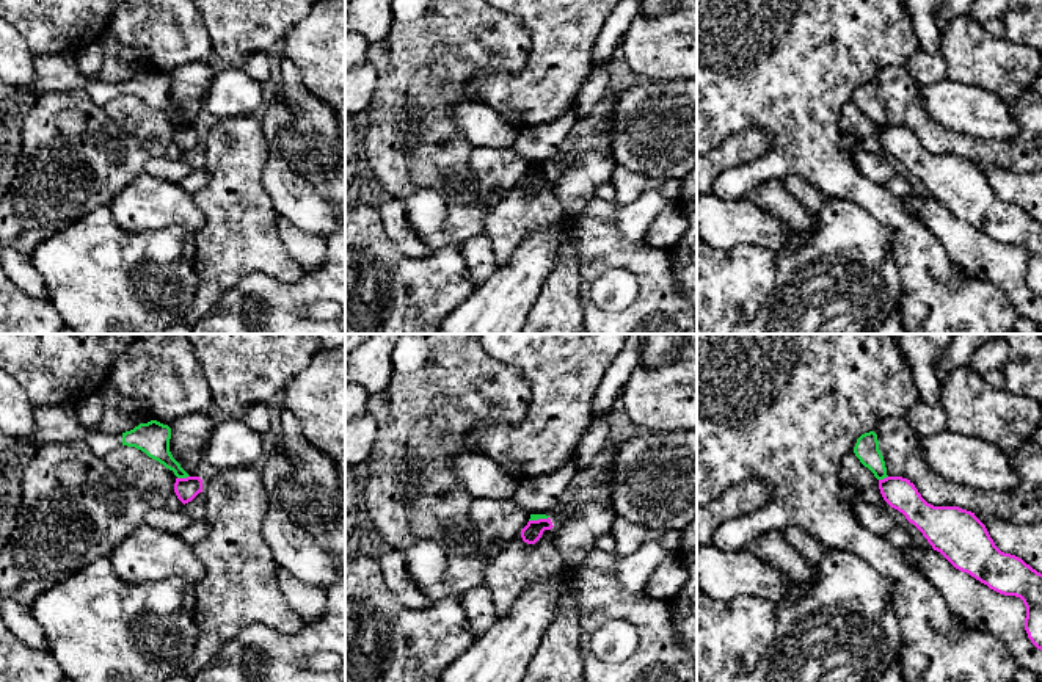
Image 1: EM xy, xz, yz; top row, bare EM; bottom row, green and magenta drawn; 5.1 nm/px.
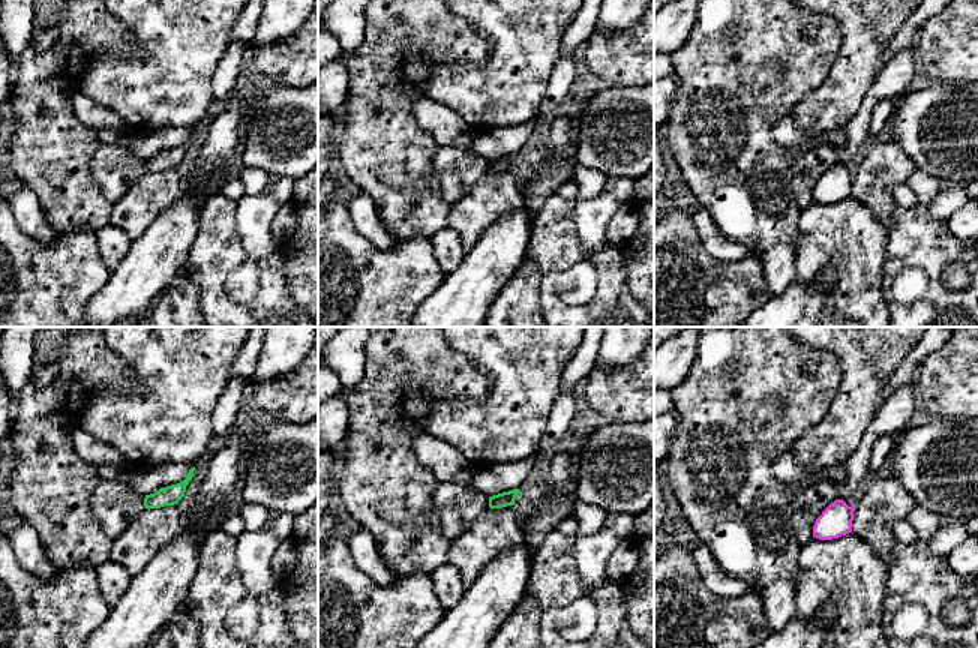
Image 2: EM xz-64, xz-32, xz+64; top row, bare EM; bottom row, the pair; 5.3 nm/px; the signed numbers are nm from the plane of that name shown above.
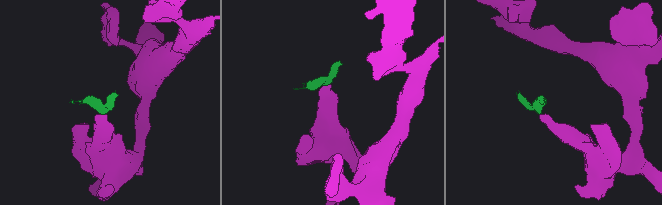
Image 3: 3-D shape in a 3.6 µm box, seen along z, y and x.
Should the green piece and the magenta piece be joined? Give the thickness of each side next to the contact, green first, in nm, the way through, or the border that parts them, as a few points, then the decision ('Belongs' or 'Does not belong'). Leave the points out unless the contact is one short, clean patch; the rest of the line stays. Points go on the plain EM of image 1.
Thickness 160 nm (green) against 120 nm. Boundary: xy (189, 124), (178, 127). Does not belong

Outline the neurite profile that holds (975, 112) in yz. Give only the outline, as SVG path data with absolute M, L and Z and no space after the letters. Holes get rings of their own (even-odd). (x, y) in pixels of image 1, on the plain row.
M949 78L923 88L921 107L940 125L978 138L1014 138L1015 108L996 94Z

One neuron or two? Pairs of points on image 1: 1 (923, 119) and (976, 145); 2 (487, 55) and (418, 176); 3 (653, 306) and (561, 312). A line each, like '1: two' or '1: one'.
1: one
2: one
3: two

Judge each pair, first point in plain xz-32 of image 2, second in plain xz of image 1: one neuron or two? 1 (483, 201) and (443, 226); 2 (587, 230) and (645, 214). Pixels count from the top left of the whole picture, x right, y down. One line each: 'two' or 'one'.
1: two
2: one

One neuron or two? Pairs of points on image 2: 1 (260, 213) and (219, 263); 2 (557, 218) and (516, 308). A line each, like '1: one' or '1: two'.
1: two
2: two

